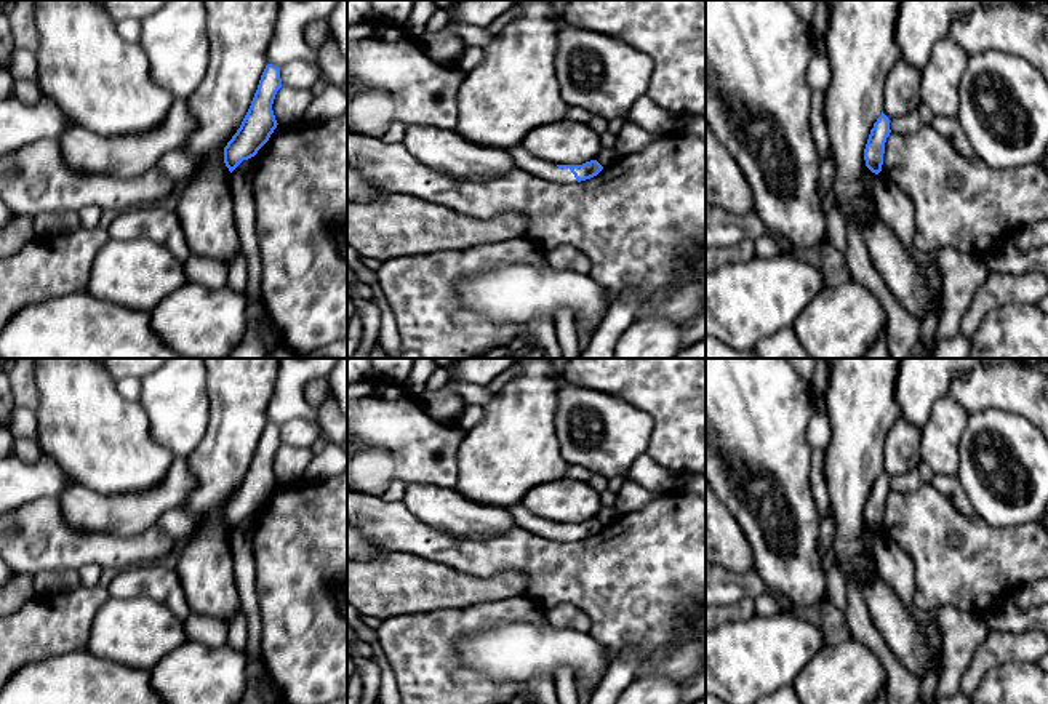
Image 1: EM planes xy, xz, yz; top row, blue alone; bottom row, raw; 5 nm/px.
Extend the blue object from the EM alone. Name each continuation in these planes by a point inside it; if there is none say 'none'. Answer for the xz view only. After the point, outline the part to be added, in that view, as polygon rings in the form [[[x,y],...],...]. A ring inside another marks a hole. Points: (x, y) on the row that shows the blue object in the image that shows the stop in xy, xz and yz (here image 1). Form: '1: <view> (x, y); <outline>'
1: xz (540, 168); [[[522,144],[507,149],[507,152],[514,158],[517,168],[525,170],[536,178],[542,178],[546,181],[555,181],[562,184],[578,182],[570,168],[558,168],[550,162],[541,160],[531,155]]]

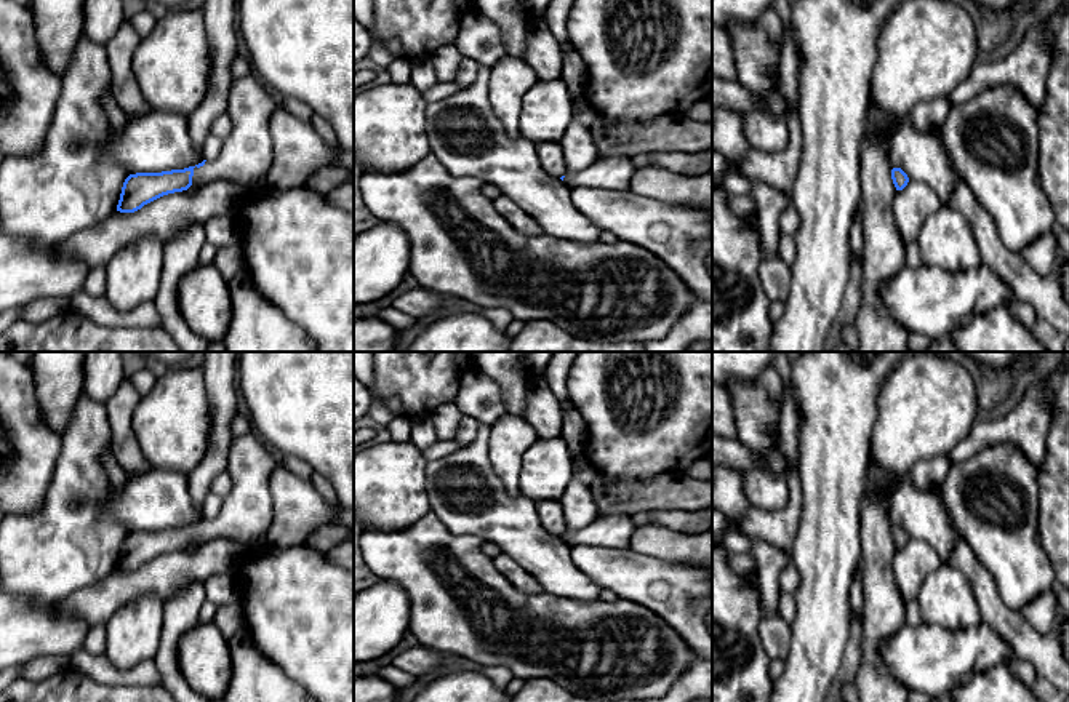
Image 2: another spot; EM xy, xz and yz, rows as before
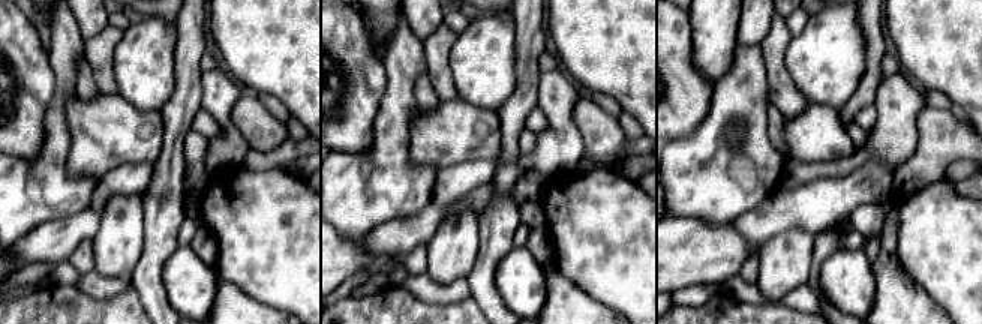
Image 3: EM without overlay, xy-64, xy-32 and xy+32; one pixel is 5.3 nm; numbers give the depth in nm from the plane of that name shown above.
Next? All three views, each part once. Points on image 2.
1: xy (247, 155); [[[254,74],[234,78],[227,115],[232,133],[222,141],[221,155],[194,168],[192,184],[202,185],[216,179],[230,181],[250,190],[274,163],[274,144],[269,131],[277,98]]]

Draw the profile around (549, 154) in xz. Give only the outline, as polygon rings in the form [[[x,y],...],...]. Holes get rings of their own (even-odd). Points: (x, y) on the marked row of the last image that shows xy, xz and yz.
[[[554,141],[536,144],[536,155],[541,168],[552,177],[567,174],[567,160],[562,146]]]

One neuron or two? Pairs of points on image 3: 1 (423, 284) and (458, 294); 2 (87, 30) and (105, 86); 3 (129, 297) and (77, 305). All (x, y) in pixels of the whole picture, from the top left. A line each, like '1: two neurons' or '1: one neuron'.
1: one neuron
2: two neurons
3: one neuron

